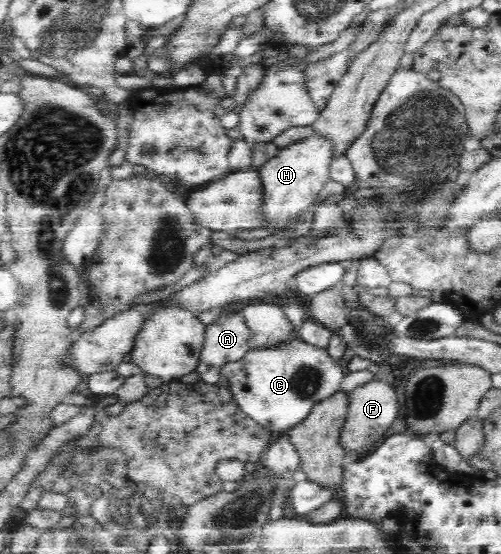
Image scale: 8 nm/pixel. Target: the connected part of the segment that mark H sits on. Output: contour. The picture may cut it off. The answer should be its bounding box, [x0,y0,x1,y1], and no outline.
[259,130,335,222]

